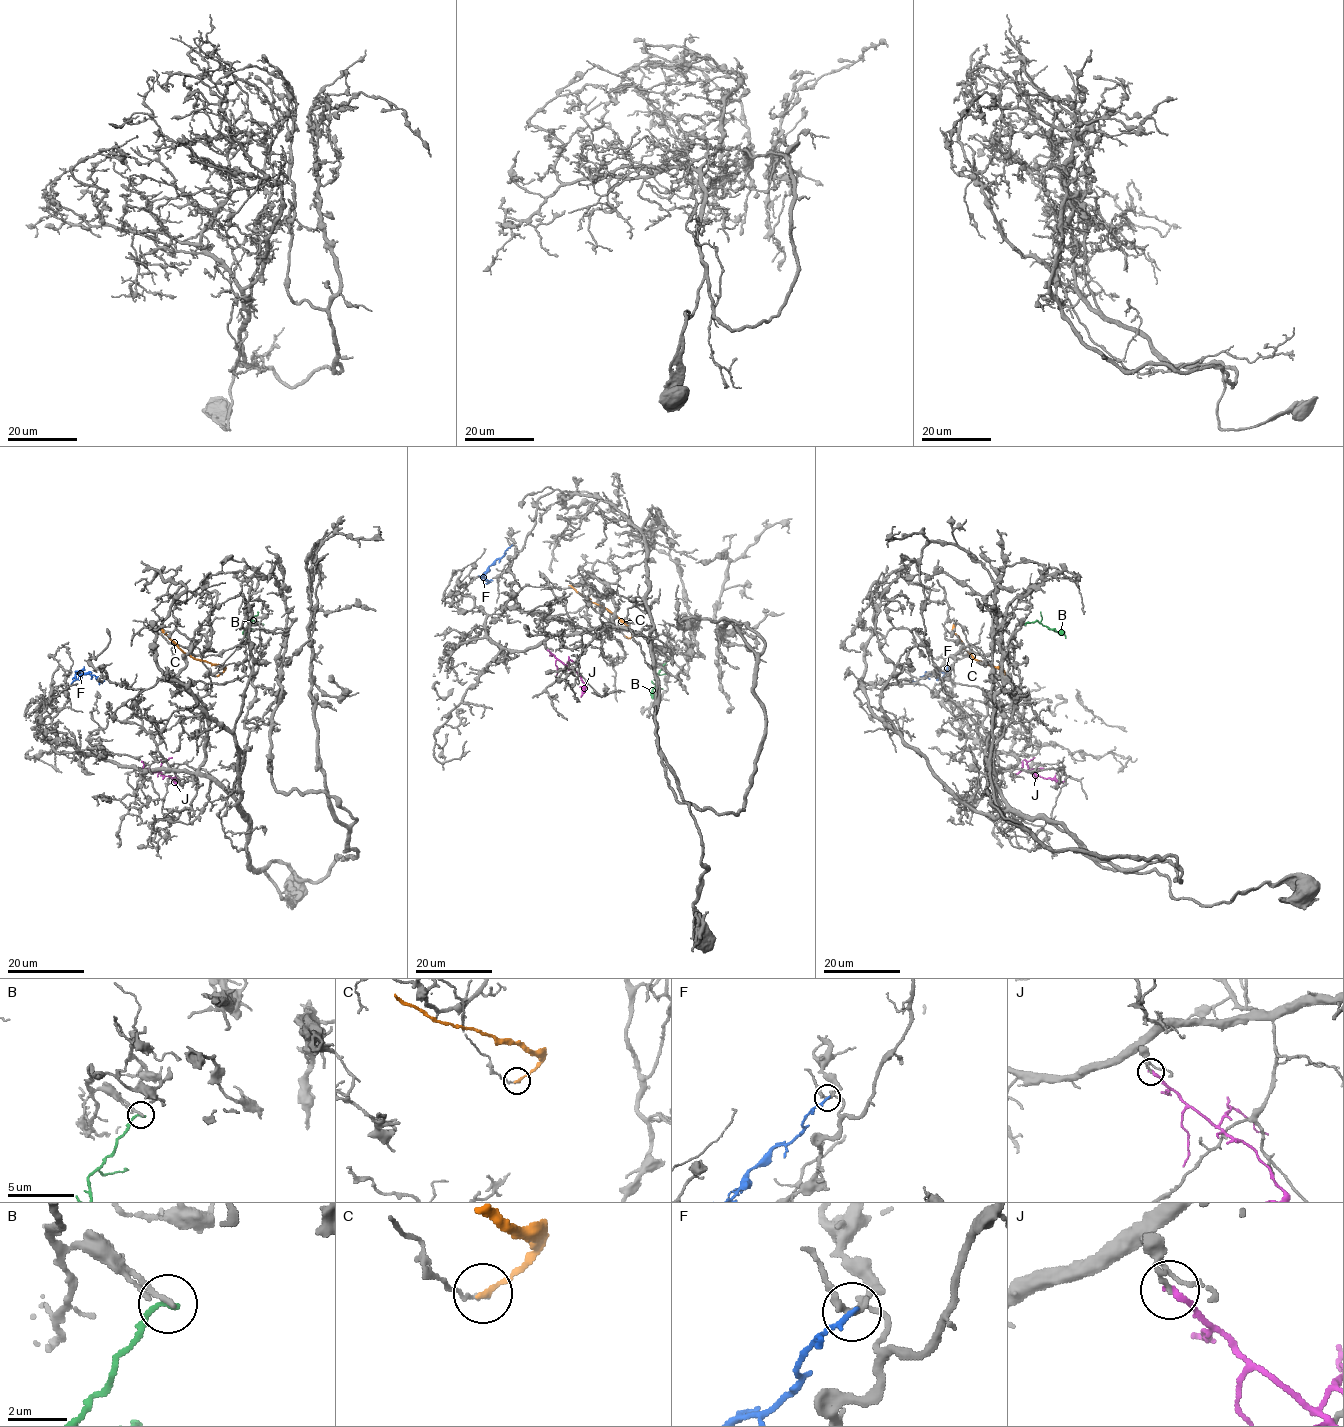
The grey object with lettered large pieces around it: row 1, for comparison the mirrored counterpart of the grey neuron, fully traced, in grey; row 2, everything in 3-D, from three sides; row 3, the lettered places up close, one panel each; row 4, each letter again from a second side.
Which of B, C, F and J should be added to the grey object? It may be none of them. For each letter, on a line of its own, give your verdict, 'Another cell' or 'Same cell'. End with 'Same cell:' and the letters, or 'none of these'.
B: Another cell
C: Another cell
F: Another cell
J: Another cell
Same cell: none of these

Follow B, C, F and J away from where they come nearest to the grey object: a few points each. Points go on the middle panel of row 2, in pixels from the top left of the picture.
B: (670, 658), (655, 676), (654, 698)
C: (625, 637), (630, 638), (632, 631), (614, 615), (568, 587)
F: (512, 545), (485, 573), (487, 581)
J: (546, 649), (581, 678), (585, 684), (581, 696)

